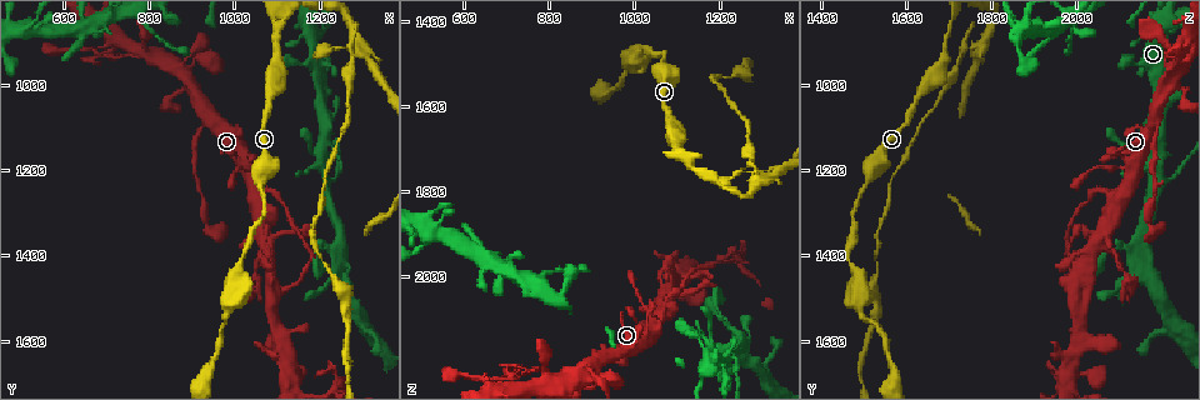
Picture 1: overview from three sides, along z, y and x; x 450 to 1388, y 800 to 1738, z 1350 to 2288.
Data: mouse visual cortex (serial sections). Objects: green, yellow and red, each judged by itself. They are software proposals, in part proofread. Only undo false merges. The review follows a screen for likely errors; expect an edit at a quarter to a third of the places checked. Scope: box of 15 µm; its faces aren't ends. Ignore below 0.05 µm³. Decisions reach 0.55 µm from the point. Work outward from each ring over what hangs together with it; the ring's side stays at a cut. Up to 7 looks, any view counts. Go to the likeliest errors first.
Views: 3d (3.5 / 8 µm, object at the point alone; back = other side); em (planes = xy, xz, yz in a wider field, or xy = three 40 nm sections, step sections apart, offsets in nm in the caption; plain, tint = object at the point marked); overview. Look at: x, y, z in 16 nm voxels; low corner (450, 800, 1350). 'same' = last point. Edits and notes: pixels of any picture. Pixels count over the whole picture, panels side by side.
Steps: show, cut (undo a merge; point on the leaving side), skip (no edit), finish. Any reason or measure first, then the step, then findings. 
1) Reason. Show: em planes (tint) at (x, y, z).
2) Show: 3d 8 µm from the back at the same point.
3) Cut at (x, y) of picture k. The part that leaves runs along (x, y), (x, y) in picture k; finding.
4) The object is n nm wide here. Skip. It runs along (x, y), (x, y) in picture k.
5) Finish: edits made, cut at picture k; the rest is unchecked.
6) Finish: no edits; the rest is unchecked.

Abrupt turn. Show: 3d 3.5 µm at (1240, 1695, 1960).

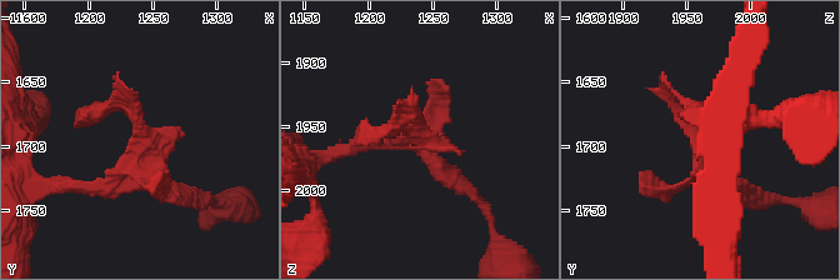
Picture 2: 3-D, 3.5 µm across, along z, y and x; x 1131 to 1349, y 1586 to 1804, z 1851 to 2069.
Cut at (156, 139) of picture 2. The part that leaves runs along (118, 175), (144, 133), (118, 105), (86, 114) in picture 2; two cells meet here.

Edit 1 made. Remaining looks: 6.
Redraw. Show: overview.

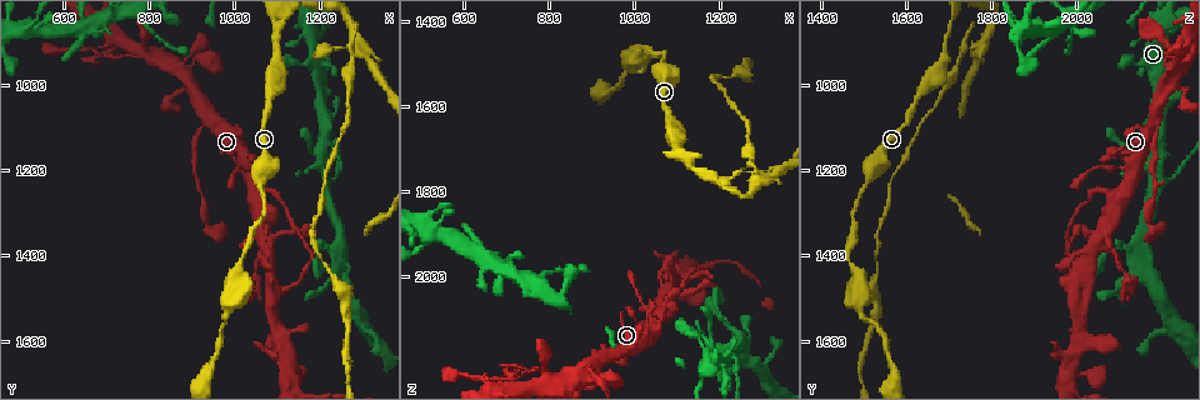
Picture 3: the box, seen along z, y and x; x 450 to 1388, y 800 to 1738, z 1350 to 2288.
Looks like a crossing. Show: 3d 3.5 µm at (1285, 915, 1765).

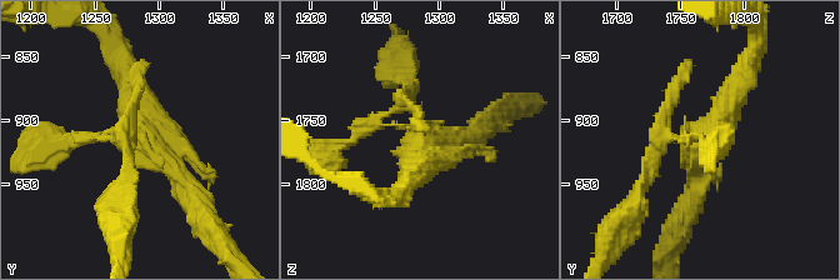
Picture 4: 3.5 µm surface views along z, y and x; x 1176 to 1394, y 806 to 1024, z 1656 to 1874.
Show: em xy step 5 (tint) at (1284, 914, 1768).

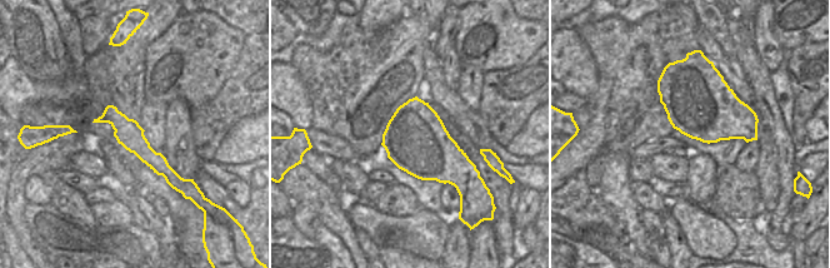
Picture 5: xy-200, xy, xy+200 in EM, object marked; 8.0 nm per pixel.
The object is 500 nm wide here. Cut at (89, 135) of picture 4. The part that leaves runs along (129, 133), (121, 198) in picture 4; a second cell is stuck on.

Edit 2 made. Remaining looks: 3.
See it whole again. Show: overview.

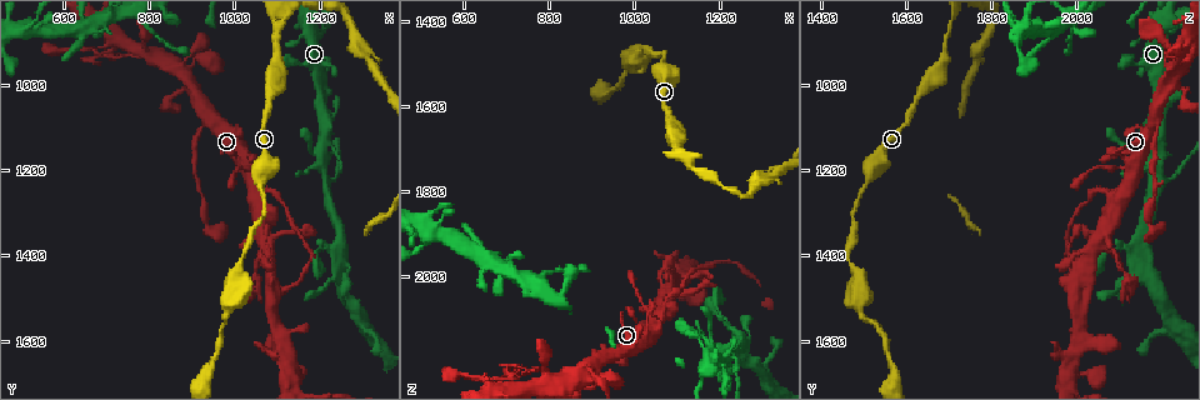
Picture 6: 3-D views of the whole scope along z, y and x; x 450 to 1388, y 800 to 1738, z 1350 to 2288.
Sharp bend. Show: 3d 3.5 µm at (1075, 1240, 2055).

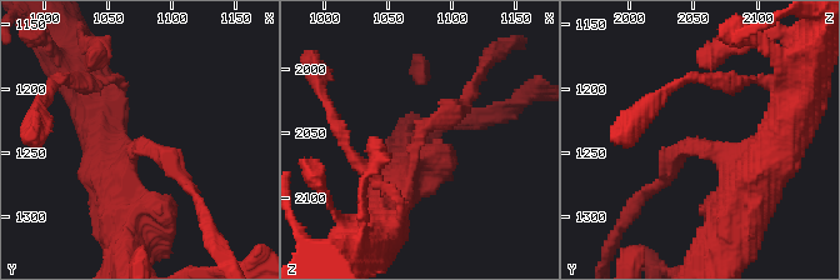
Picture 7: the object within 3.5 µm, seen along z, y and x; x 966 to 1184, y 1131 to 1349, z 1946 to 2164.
The arms are 250, 500 nm wide; need the tissue. Show: em xy step 1 (tint) at (1074, 1244, 2054).

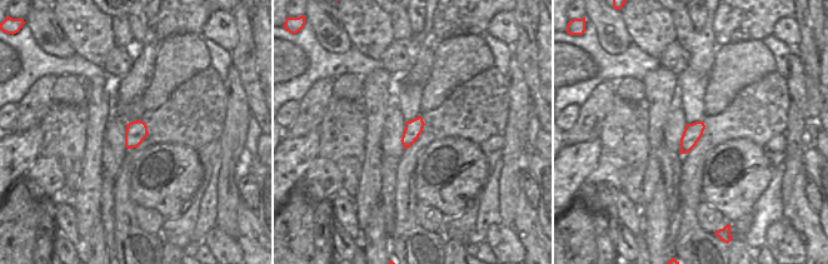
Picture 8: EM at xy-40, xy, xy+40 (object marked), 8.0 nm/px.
The object is 140 nm wide here. Cut at (173, 161) of picture 7. The part that leaves runs along (144, 146), (175, 165), (209, 228) in picture 7; two cells meet here.

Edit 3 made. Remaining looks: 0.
Finish: edits made, cut at picture 2, cut at picture 4, cut at picture 7; the rest is unchecked.

